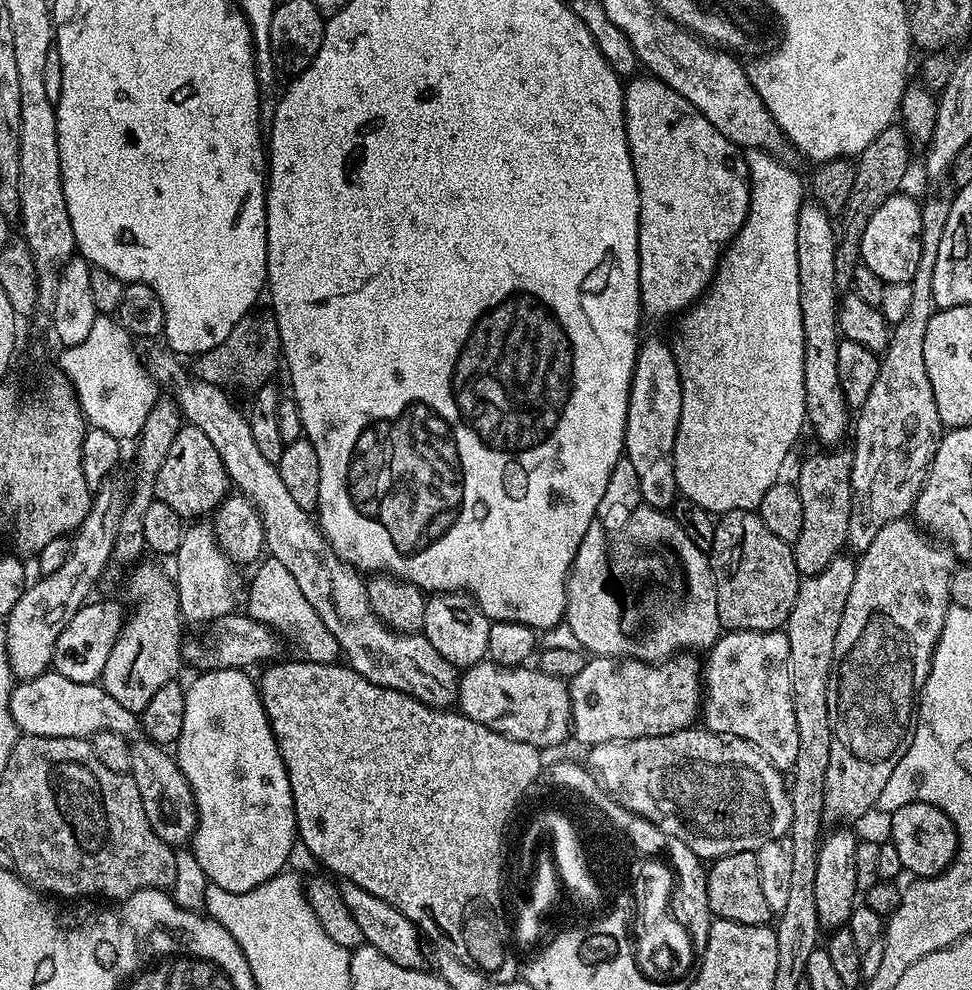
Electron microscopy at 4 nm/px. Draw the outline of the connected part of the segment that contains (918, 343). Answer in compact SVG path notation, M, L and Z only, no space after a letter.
M947 183L940 184L937 188L932 188L925 194L924 200L920 204L920 213L922 214L922 254L918 254L918 270L914 270L914 278L910 284L910 310L906 310L906 318L902 318L902 322L891 325L890 335L888 338L888 349L880 356L880 369L878 370L878 378L874 378L874 386L870 386L870 395L866 398L866 402L858 410L857 418L854 420L854 436L856 432L856 441L850 445L852 453L852 509L850 510L850 530L848 531L847 547L853 553L859 554L866 550L866 546L870 546L870 542L874 542L877 534L890 526L890 522L905 519L915 509L916 499L922 490L924 481L928 478L928 468L932 464L934 454L940 445L942 435L942 425L940 415L938 414L938 406L934 398L934 390L932 389L932 379L930 374L926 374L926 354L922 354L922 350L926 347L926 326L930 322L930 318L936 315L938 309L934 298L932 297L932 283L934 282L934 262L938 262L938 246L942 243L942 234L946 230L946 218L950 218L950 210L952 209L953 189Z

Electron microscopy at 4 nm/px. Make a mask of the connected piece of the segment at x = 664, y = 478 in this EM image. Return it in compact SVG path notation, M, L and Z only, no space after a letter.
M645 339L636 353L624 431L624 456L638 473L641 501L649 508L671 509L678 499L674 478L674 438L682 414L682 386L672 349L660 340Z

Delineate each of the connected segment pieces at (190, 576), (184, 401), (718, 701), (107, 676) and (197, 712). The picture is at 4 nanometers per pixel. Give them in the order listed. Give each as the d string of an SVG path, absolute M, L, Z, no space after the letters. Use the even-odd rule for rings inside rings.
M192 522L185 527L182 546L178 546L174 557L174 583L180 599L179 615L185 621L188 619L200 624L196 626L207 626L237 611L236 603L239 605L242 600L241 569L220 549L213 525L200 523L204 522Z
M161 346L153 350L146 356L146 367L157 385L173 384L176 387L174 399L177 409L185 421L191 427L202 430L206 438L210 438L210 443L214 445L214 450L218 450L218 458L228 471L228 479L231 487L241 496L254 504L260 511L262 526L264 527L264 546L269 557L278 559L290 570L291 577L298 582L303 595L318 612L319 618L330 630L330 634L337 639L343 659L347 667L353 668L362 678L374 682L374 686L382 686L390 690L398 690L407 696L413 696L418 702L422 702L431 708L448 710L457 703L456 691L460 688L460 677L458 670L430 642L423 634L409 634L407 632L396 632L393 628L387 628L374 614L374 610L368 601L368 589L363 575L352 565L346 563L336 551L330 546L330 542L320 531L320 525L307 512L294 502L294 497L286 490L286 485L282 482L282 474L279 467L271 464L265 456L258 451L258 446L254 442L254 437L250 434L250 422L243 411L240 412L228 401L228 396L223 387L219 384L211 384L205 380L197 380L191 371L188 372L180 364L181 361L167 347Z
M728 630L707 649L706 656L706 679L702 684L703 727L750 742L781 774L792 771L798 759L798 717L794 715L787 631Z
M140 616L137 620L125 619L121 623L118 638L110 650L110 658L106 658L102 686L110 698L126 706L126 710L137 714L143 712L146 702L154 698L156 691L179 677L176 675L182 669L182 635L181 621L176 620L167 620L164 616Z
M214 668L204 670L191 685L185 687L186 694L186 715L182 718L182 734L176 739L174 745L174 755L176 765L182 774L186 776L186 782L190 784L190 790L194 794L196 803L196 833L192 835L190 841L190 851L194 858L198 860L199 866L208 879L209 884L222 886L222 890L230 890L234 894L242 894L246 890L254 890L262 886L270 878L279 876L285 871L288 859L292 856L292 847L297 847L298 833L296 830L296 815L294 814L294 798L290 790L290 778L286 774L286 766L282 762L282 754L278 750L278 742L270 730L270 722L266 718L266 710L262 706L260 689L257 681L248 677L249 673L243 668Z

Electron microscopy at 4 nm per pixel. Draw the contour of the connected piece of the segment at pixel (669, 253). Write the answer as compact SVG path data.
M637 74L624 84L624 125L640 195L640 307L645 317L675 317L708 291L725 247L746 222L750 206L748 162L745 153L718 134L678 90L670 90L666 82L651 74Z

